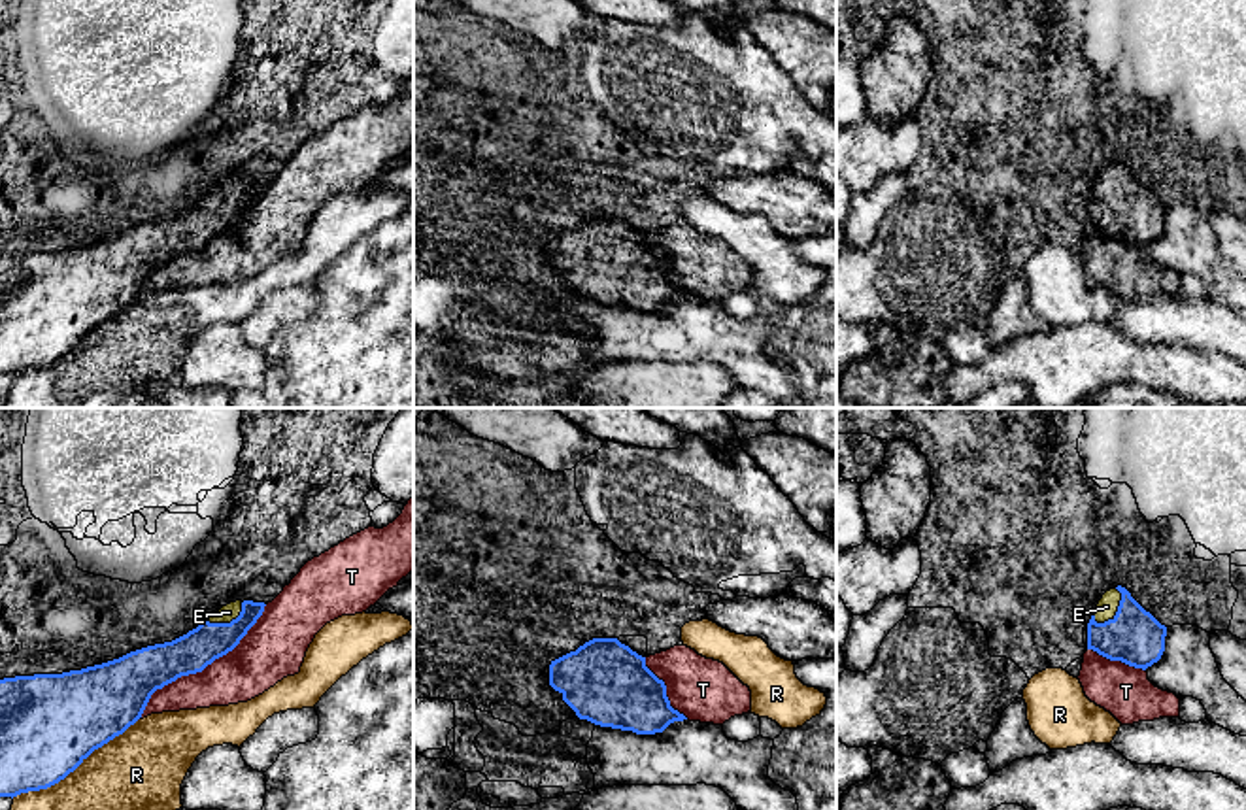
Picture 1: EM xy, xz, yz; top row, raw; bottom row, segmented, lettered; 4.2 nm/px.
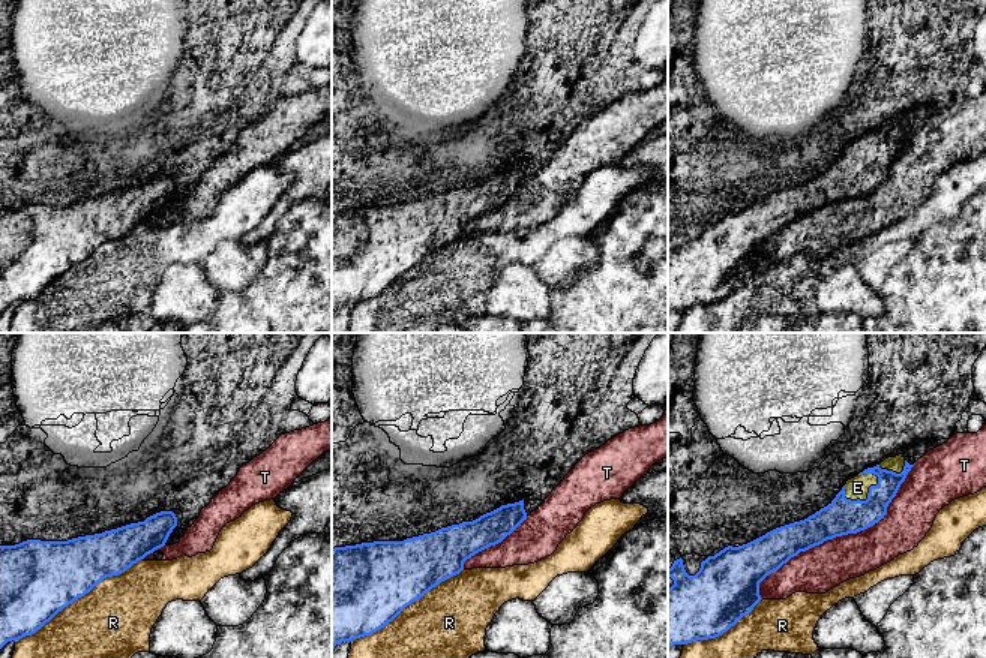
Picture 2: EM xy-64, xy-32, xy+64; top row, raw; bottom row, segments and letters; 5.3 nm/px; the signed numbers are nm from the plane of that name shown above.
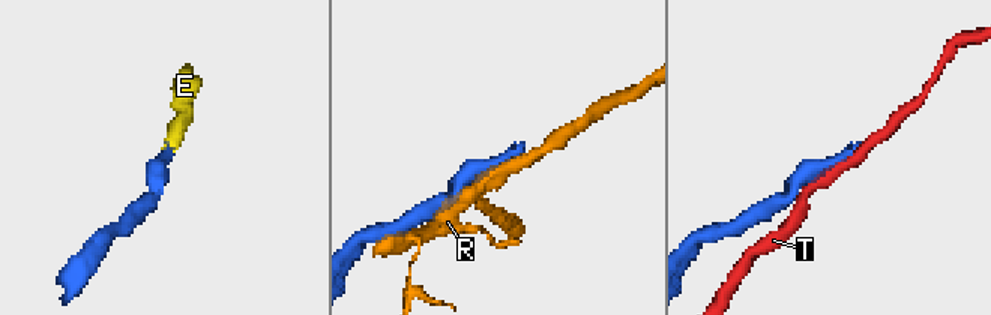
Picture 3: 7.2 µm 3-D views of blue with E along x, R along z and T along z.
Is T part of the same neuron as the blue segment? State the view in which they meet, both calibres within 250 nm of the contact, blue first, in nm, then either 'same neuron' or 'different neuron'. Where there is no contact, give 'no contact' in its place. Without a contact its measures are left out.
xy | 190/240 nm | different neuron

